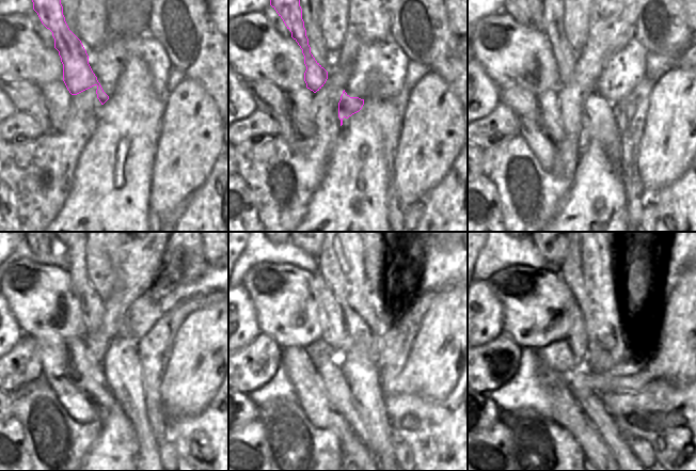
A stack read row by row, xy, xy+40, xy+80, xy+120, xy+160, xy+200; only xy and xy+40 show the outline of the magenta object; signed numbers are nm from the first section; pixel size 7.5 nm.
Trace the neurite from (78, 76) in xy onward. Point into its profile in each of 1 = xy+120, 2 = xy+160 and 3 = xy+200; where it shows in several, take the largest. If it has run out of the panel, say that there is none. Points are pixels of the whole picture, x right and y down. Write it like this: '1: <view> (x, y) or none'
1: xy+120 (121, 364)
2: xy+160 (365, 410)
3: xy+200 (594, 408)

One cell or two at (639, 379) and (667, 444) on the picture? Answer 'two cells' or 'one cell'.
two cells

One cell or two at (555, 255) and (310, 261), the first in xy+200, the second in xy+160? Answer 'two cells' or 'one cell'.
two cells

